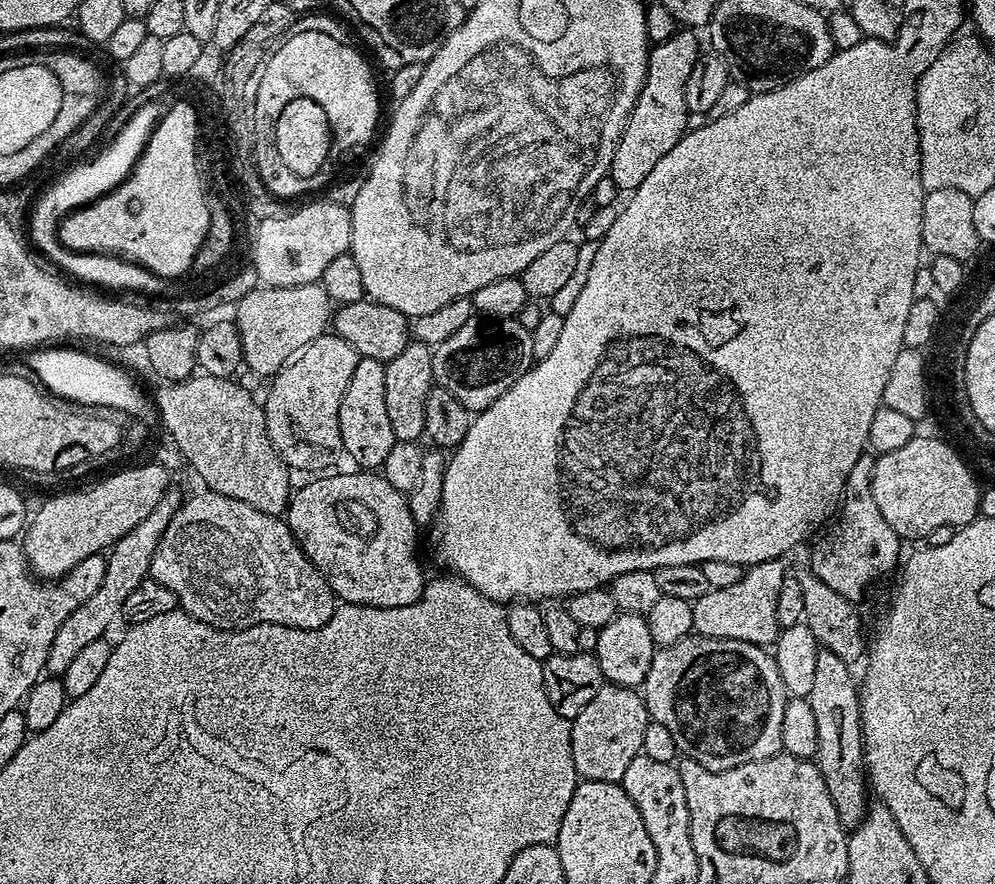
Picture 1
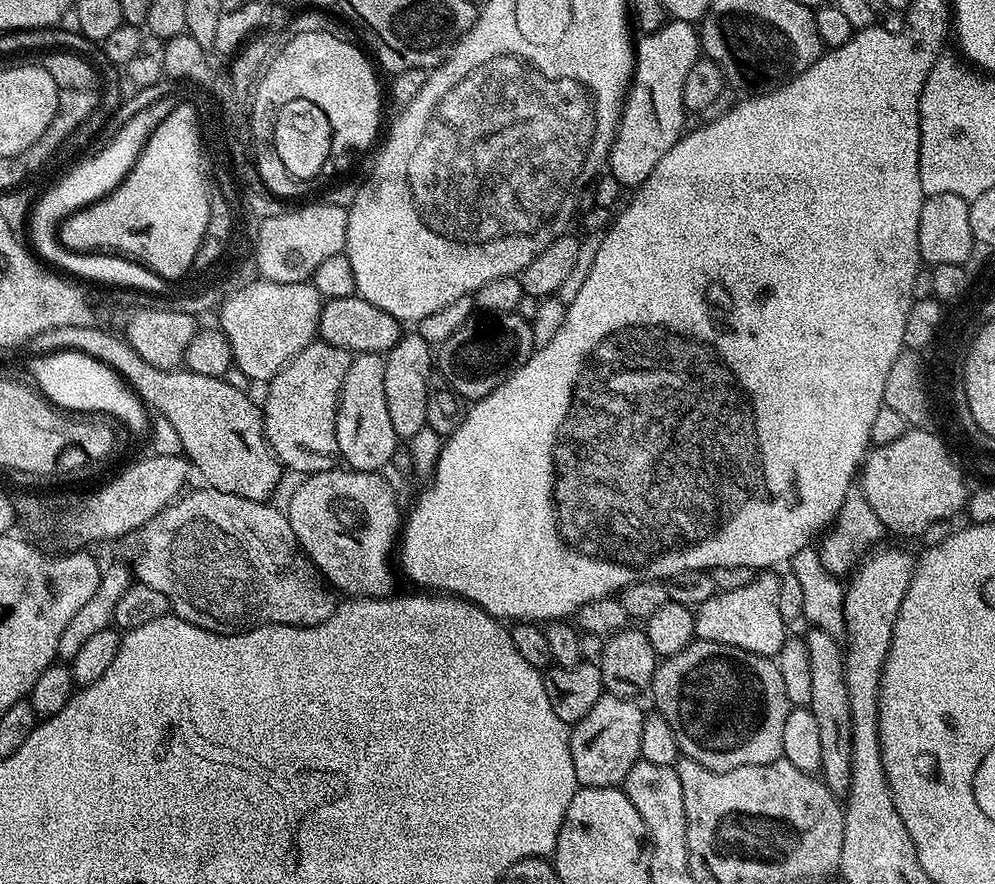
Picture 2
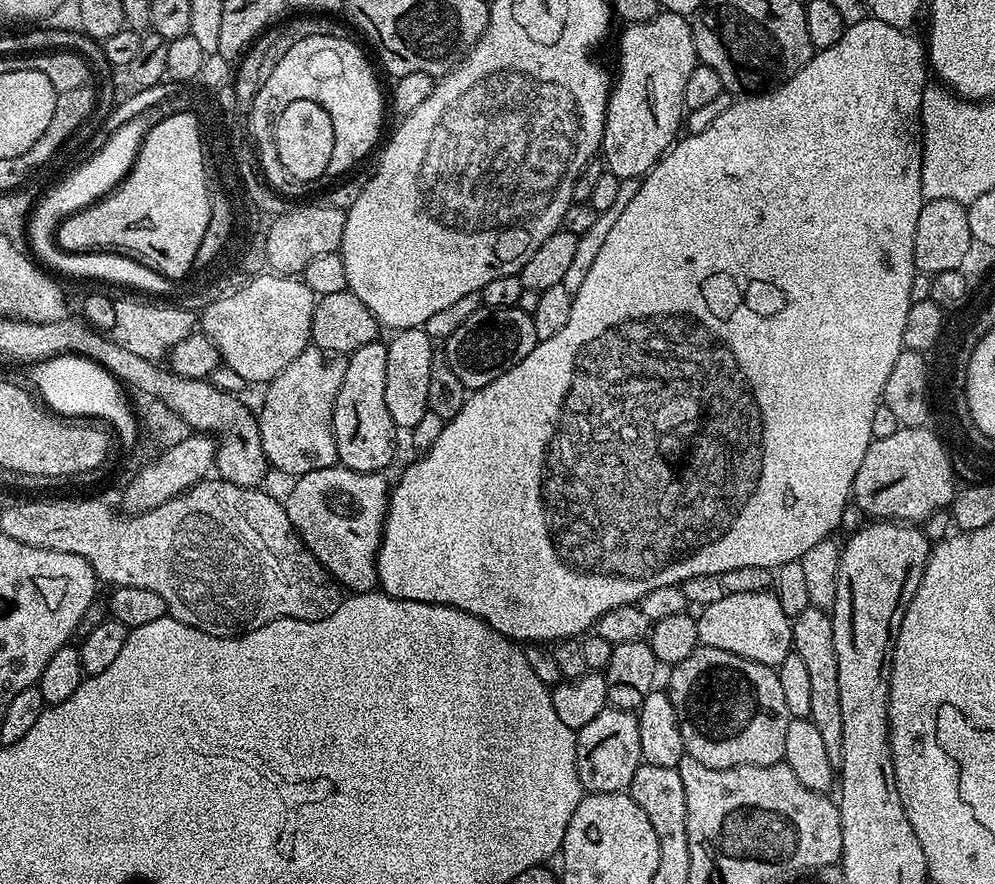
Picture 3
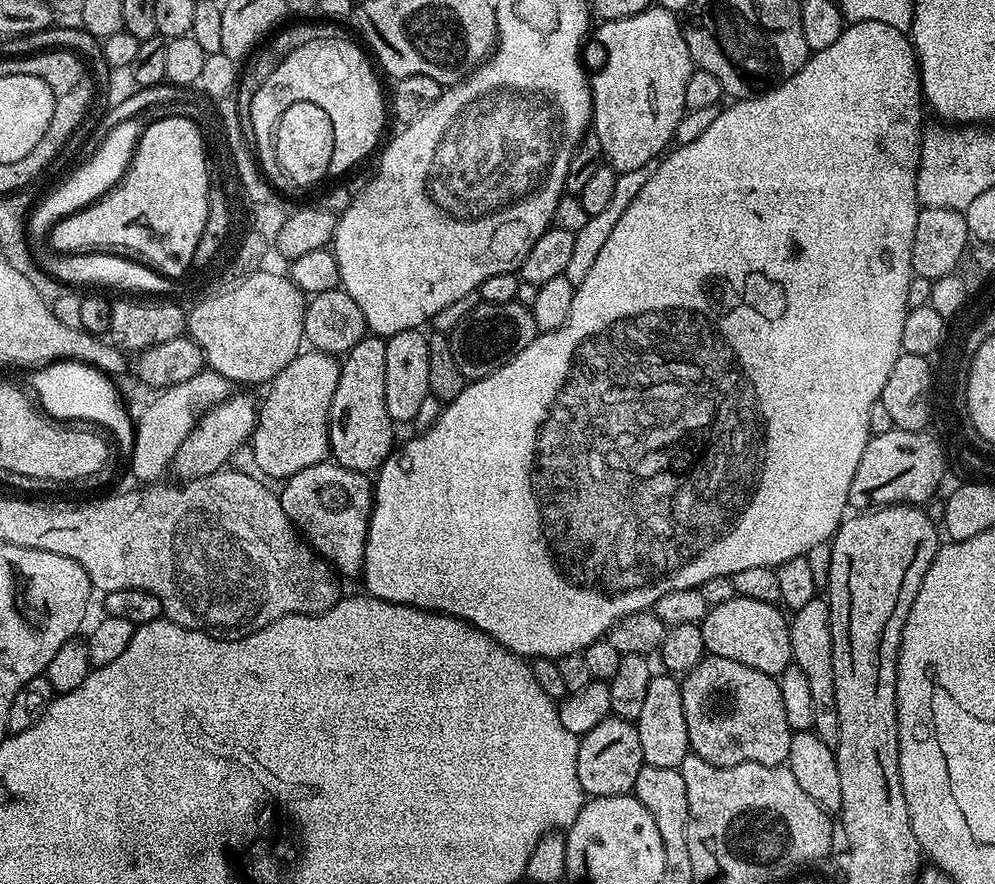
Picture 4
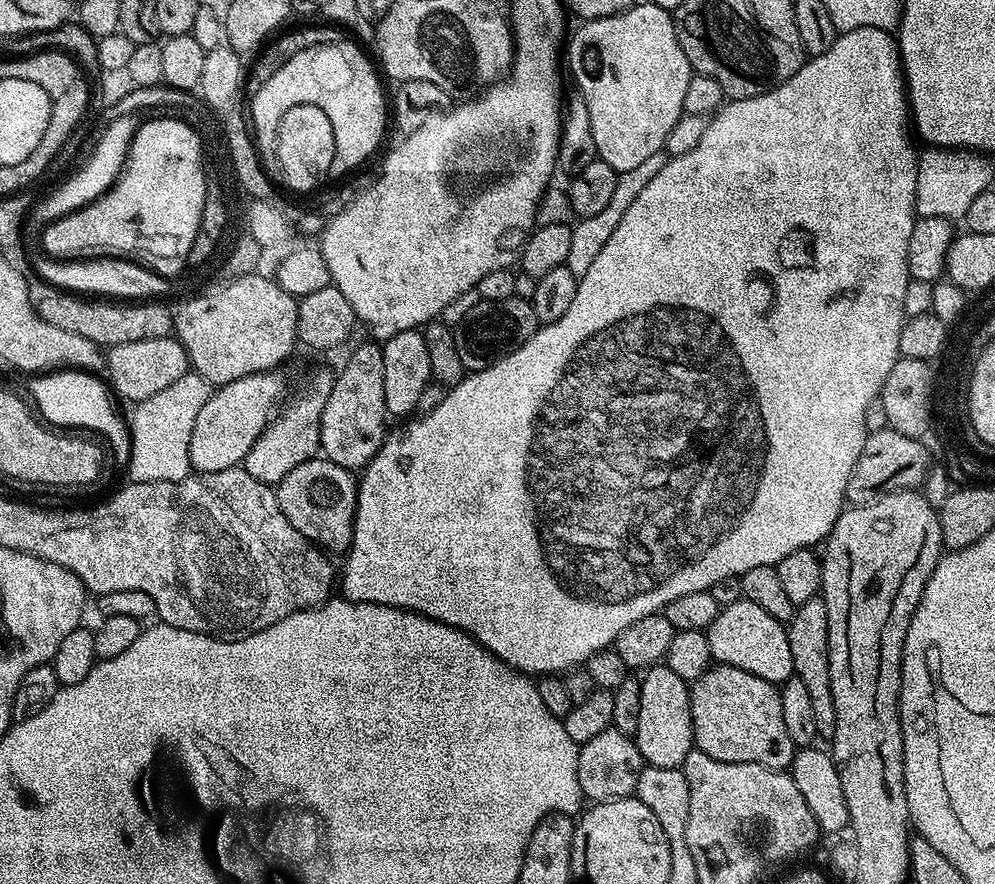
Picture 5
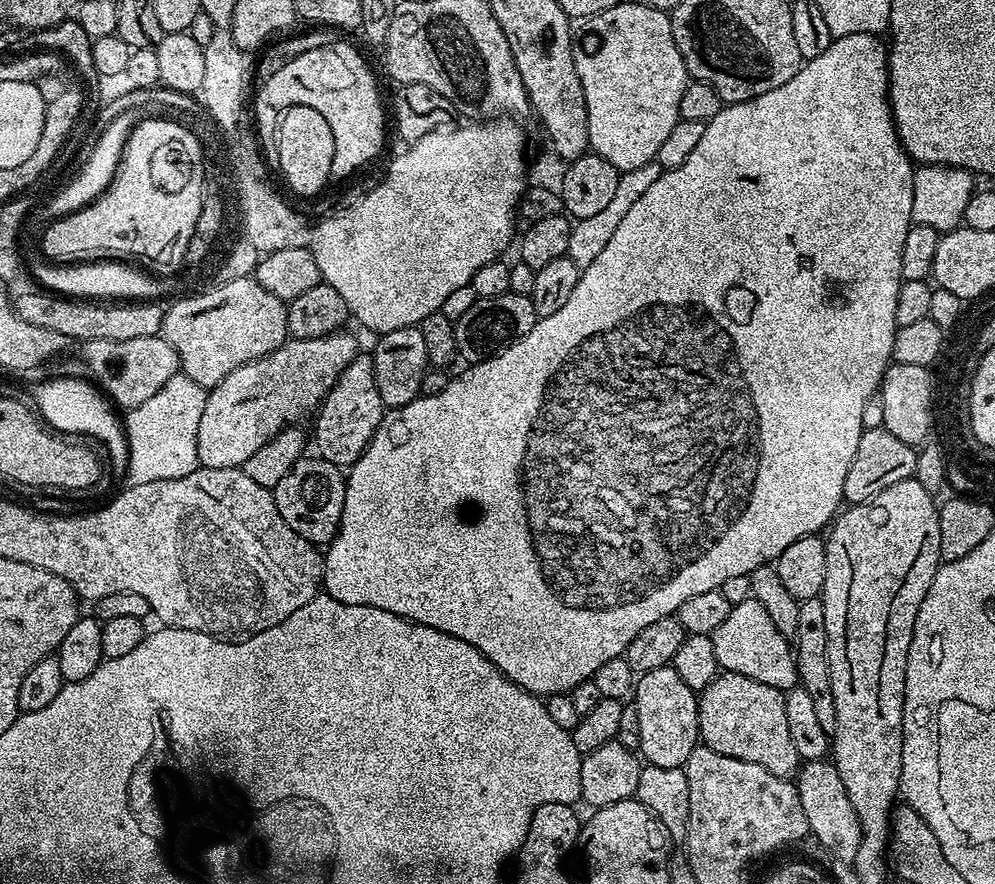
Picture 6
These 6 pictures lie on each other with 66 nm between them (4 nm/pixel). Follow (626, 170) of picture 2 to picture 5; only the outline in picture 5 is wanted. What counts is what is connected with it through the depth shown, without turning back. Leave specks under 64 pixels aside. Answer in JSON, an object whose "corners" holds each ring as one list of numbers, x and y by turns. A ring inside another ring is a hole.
{"corners":[[638,2,633,8,626,10,622,14,614,14,613,16,598,18,597,20,585,20,579,26,581,28,573,36,571,33,567,37,566,64,572,67,572,76,576,79,577,86,580,87,577,88,578,94,585,100,586,106,589,107,590,127,594,136,596,155,599,159,608,163,619,174,630,170,634,166,638,166,645,158,651,158,652,155,664,151,664,143,670,134,670,130,674,130,674,122,678,122,678,118,685,113,686,86,690,86,690,78,694,73,690,62,686,58,686,54,682,54,682,46,678,42,673,13,669,9,658,6,655,2,648,2,648,4]]}

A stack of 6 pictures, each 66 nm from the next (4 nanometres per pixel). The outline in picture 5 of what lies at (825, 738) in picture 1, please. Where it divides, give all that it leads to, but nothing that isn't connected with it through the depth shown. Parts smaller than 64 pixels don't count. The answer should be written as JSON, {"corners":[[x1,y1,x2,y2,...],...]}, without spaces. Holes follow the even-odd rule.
{"corners":[[823,595,810,598,796,605,796,612,787,621,790,658,795,676,802,678,802,683,810,693,810,703,814,709,814,722,818,722,820,736,830,738,836,729,834,718,834,694,830,690,830,654,828,653,828,615]]}

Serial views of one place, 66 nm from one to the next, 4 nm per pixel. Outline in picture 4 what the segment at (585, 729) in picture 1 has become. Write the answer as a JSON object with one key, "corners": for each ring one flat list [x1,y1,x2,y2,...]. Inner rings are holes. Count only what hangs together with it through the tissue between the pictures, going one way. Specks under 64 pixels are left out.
{"corners":[[607,716,602,722,598,722,598,726,594,726,594,730,579,737,579,741,576,765,582,790,589,797,629,795,638,778,638,770,645,763,635,723,621,720,618,716]]}

